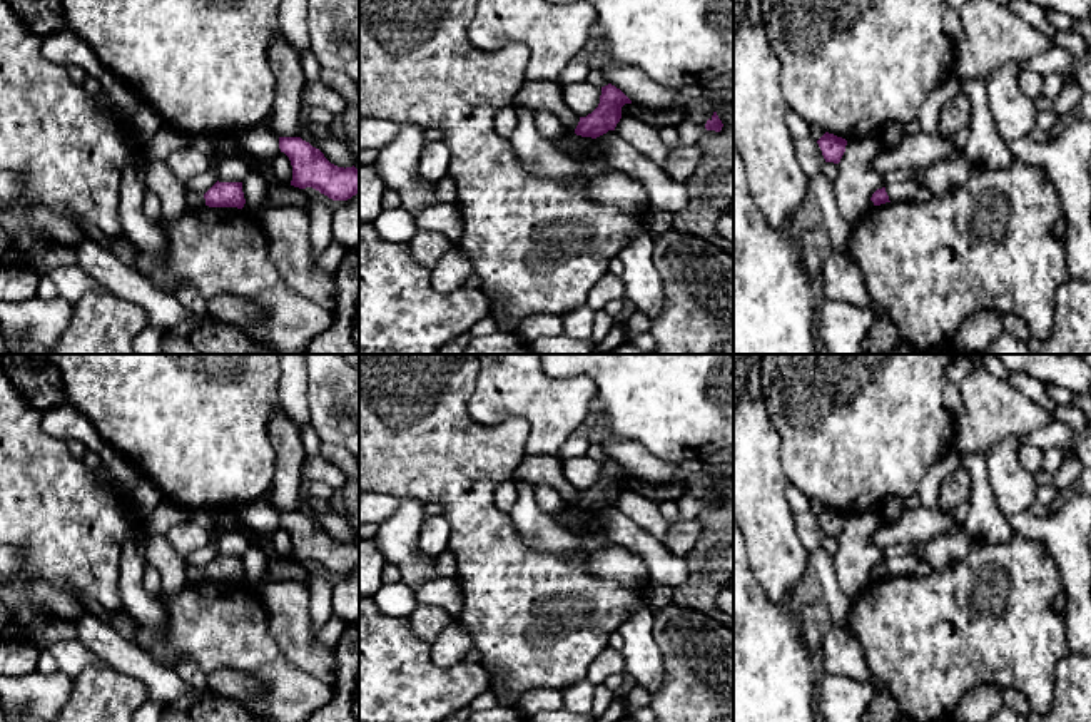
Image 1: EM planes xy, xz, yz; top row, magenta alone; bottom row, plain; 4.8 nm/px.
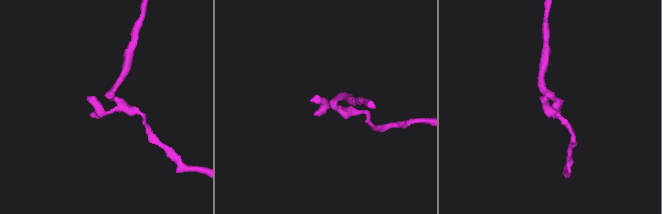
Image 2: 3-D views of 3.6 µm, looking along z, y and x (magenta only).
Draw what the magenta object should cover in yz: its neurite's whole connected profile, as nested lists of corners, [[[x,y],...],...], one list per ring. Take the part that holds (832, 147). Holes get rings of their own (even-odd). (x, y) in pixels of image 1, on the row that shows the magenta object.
[[[825,132],[819,140],[817,140],[822,155],[825,159],[825,162],[834,162],[839,164],[844,152],[845,152],[845,145],[847,140],[842,137],[837,137],[834,134]]]

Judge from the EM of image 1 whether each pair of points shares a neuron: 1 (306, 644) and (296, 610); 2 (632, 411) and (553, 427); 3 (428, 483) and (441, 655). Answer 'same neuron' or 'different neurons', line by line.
1: same neuron
2: different neurons
3: different neurons

